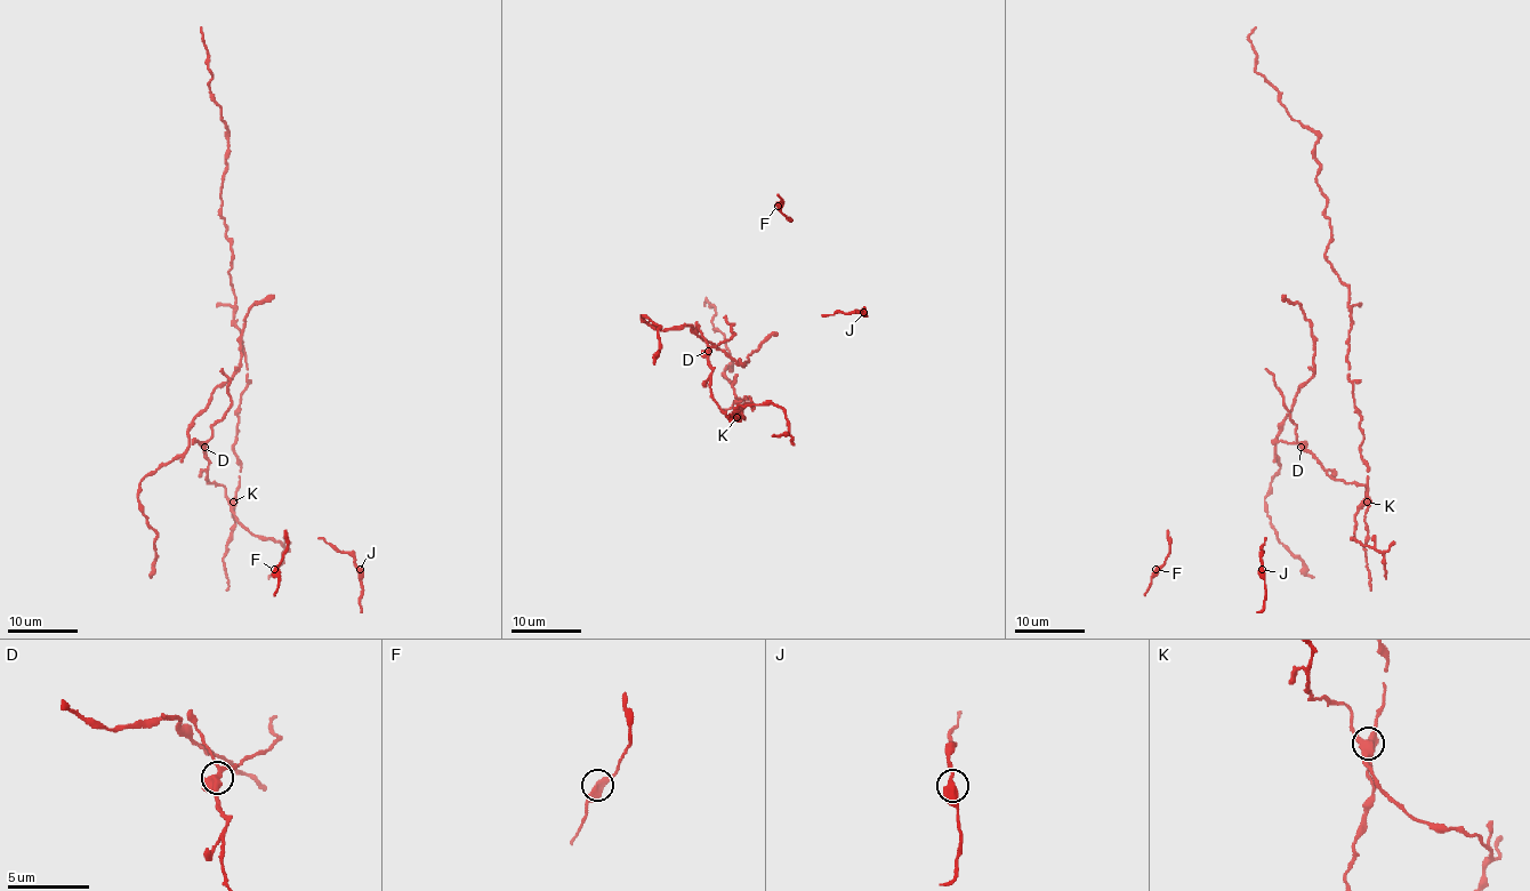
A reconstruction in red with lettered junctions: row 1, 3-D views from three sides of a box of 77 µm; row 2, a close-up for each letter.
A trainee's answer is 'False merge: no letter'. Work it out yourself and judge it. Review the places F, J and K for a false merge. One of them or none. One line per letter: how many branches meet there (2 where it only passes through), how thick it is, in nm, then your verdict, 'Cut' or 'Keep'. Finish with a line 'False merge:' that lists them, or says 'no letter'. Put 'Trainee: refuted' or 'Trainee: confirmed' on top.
Trainee: refuted
F: Branches: 3. Thickness 400 nm. Keep
J: Branches: 2. Thickness 440 nm. Keep
K: Branches: 4. Thickness 400 nm. Cut
False merge: K

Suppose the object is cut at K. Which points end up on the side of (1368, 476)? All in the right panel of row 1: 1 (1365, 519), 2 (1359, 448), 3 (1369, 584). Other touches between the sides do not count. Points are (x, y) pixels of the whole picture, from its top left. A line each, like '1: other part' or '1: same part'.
1: same part
2: same part
3: same part

